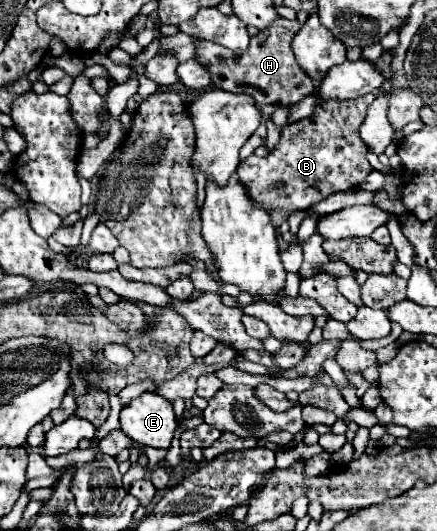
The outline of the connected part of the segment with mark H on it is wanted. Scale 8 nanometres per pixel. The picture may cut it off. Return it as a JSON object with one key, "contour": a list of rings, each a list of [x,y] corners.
{"contour":[[[278,18],[274,20],[274,24],[270,24],[270,28],[266,28],[266,32],[260,32],[258,36],[254,36],[250,40],[250,46],[244,52],[232,52],[214,42],[198,40],[198,52],[194,60],[200,62],[210,72],[212,84],[216,88],[222,88],[234,94],[254,96],[254,104],[258,104],[258,110],[262,112],[262,116],[268,118],[274,108],[288,102],[294,104],[314,92],[312,80],[298,68],[292,54],[290,42],[298,30],[300,30],[298,20]]]}

